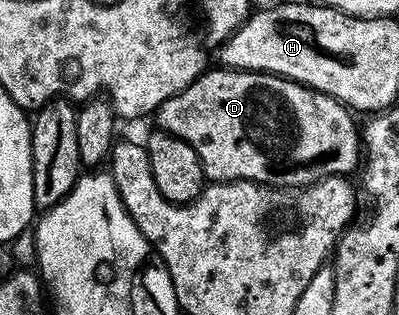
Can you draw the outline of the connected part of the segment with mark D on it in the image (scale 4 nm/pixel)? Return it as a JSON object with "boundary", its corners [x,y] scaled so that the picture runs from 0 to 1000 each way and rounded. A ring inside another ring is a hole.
{"boundary":[[[529,213],[499,235],[481,270],[466,270],[439,308],[398,337],[383,362],[386,381],[398,381],[396,406],[411,422],[431,422],[436,435],[464,441],[484,479],[494,479],[494,505],[504,505],[511,565],[529,581],[564,575],[642,575],[647,587],[679,587],[687,600],[754,600],[762,587],[779,587],[794,568],[880,556],[892,546],[905,511],[905,410],[890,400],[892,362],[867,333],[815,302],[792,283],[764,276],[754,263],[729,257],[719,244],[697,244],[682,232],[629,232],[619,219],[571,219],[566,213]]]}

